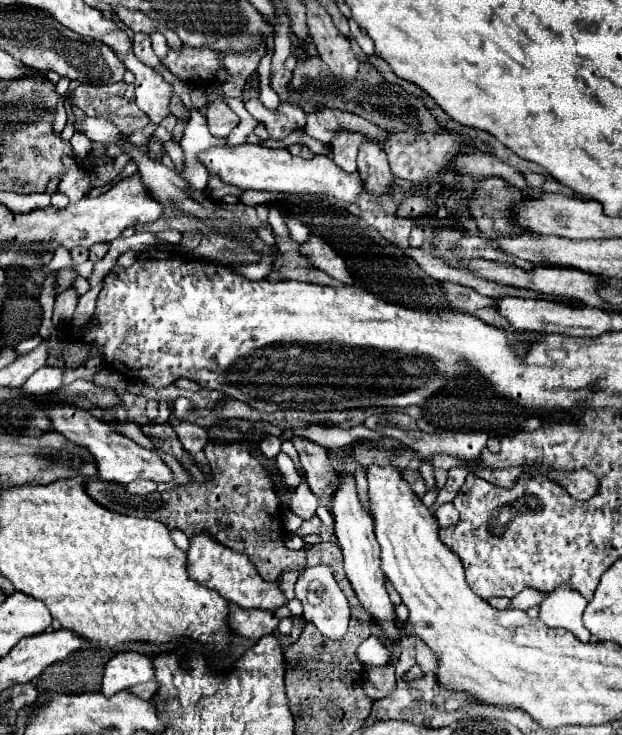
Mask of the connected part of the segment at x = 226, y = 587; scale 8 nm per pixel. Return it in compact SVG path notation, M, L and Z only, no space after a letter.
M207 531L189 537L187 571L193 579L197 579L197 583L205 585L207 589L215 589L223 599L237 603L243 609L277 609L285 605L285 595L281 593L277 583L263 581L257 569L253 569L253 563L243 553L225 547Z

